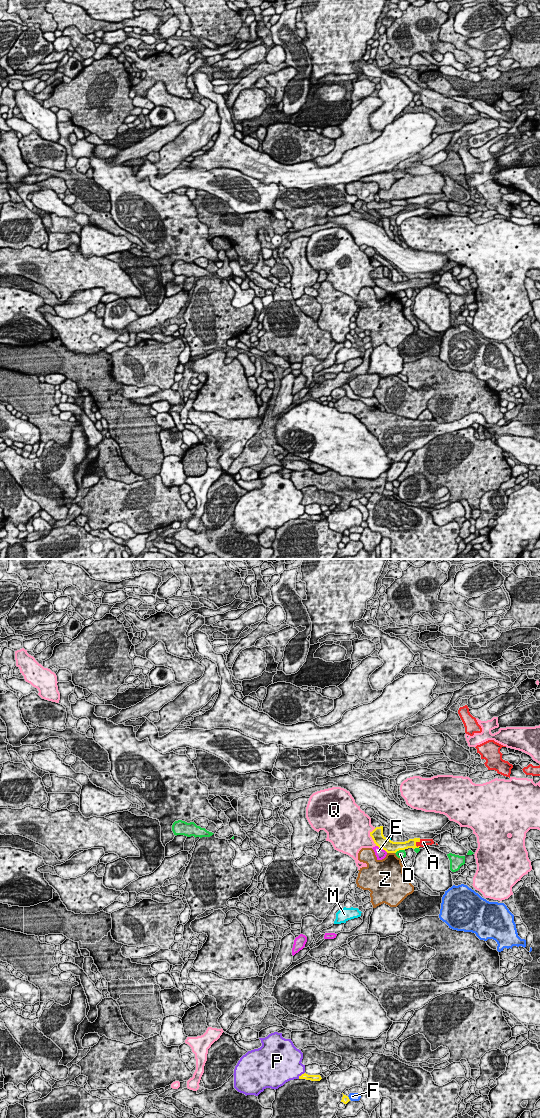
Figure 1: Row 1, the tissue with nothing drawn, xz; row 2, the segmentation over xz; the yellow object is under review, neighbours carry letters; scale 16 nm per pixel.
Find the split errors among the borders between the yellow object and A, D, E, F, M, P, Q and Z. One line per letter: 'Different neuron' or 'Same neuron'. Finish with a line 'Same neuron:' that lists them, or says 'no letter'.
A: Same neuron
D: Different neuron
E: Different neuron
F: Different neuron
M: Different neuron
P: Different neuron
Q: Different neuron
Z: Different neuron
Same neuron: A

